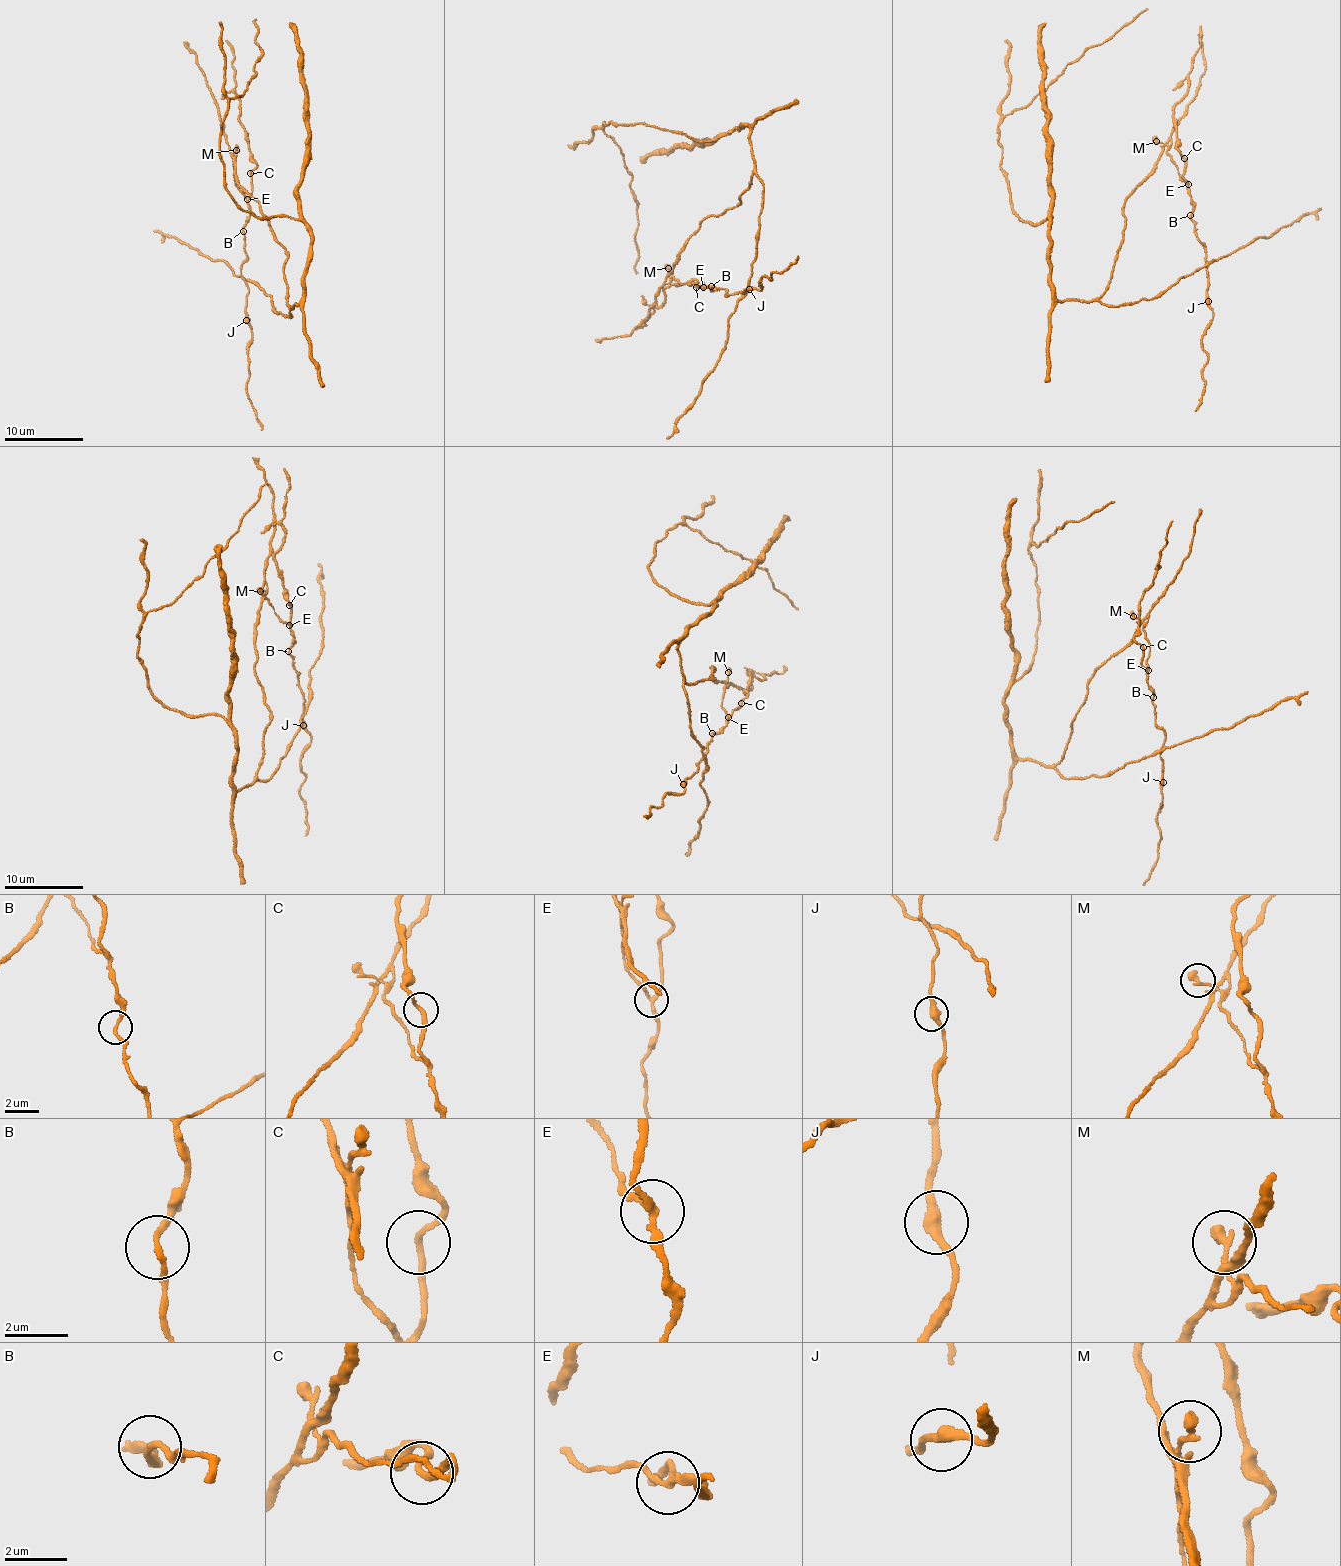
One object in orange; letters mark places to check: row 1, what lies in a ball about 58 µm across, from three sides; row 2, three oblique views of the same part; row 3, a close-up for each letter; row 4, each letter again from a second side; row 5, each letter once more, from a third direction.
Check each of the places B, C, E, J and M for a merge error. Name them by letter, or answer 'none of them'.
E, M

